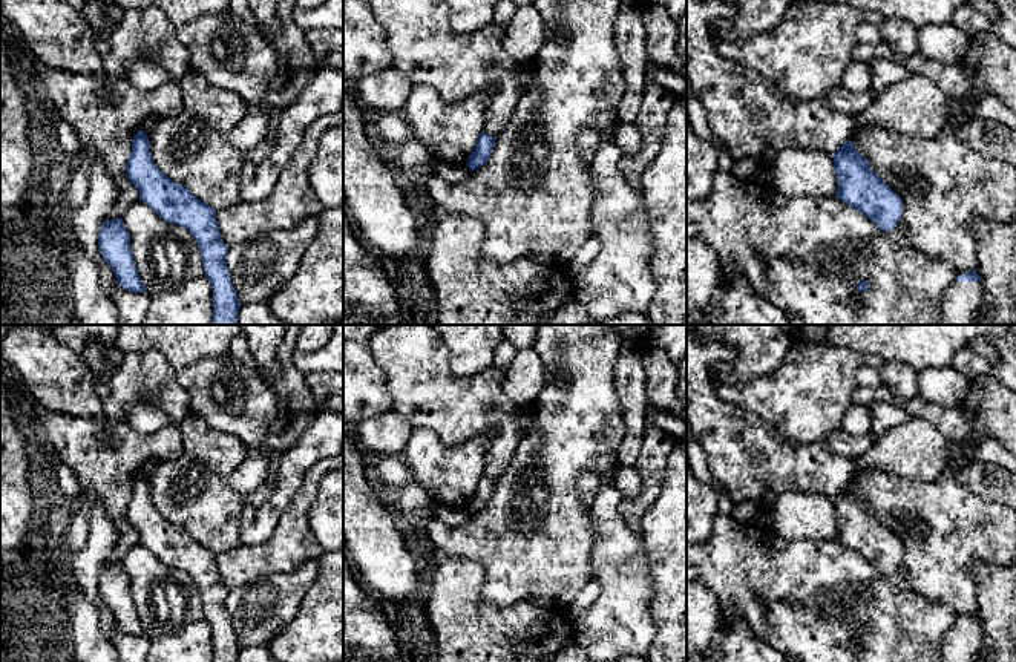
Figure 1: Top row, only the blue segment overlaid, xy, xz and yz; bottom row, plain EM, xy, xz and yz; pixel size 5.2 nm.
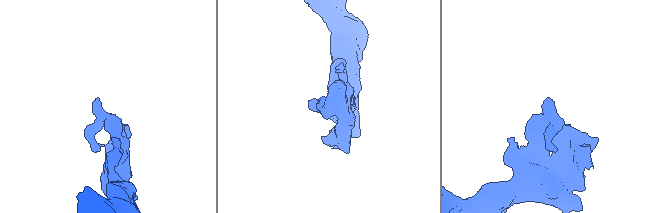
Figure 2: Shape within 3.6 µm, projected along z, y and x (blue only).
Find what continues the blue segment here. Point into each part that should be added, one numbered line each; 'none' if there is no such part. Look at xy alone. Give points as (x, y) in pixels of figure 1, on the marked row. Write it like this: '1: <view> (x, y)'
none

